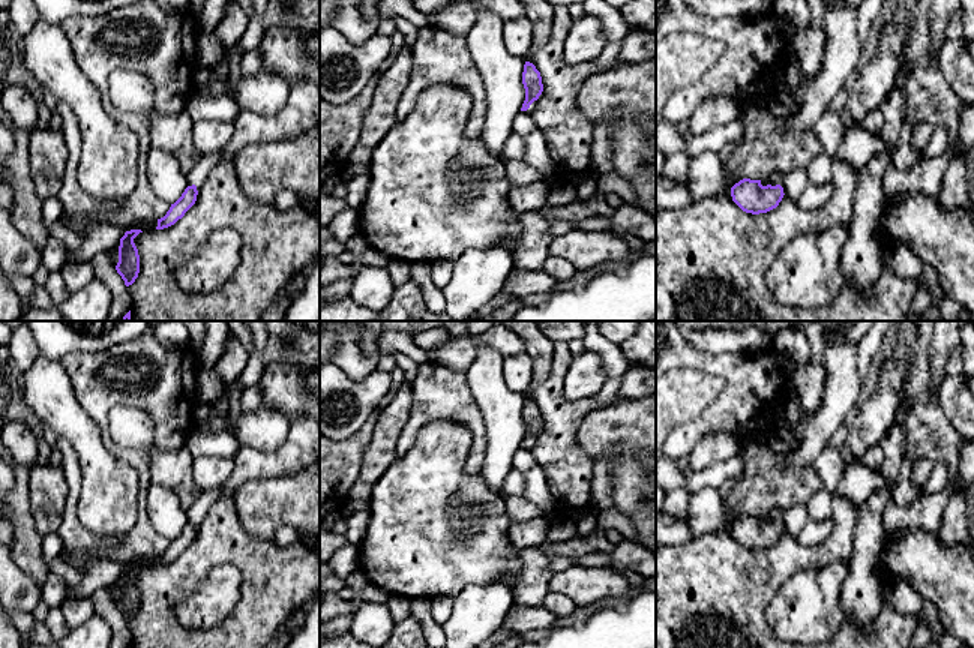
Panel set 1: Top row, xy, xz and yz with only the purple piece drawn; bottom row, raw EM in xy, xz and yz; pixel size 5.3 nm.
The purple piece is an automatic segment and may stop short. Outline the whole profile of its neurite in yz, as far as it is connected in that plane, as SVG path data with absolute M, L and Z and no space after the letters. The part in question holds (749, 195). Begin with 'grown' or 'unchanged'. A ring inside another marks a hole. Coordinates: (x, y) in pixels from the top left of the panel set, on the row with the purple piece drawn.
grown; M782 172L767 176L767 186L761 180L743 178L731 188L732 201L746 213L767 213L779 206L785 195Z

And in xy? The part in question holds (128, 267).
unchanged; M141 230L126 231L120 238L119 246L119 262L116 266L117 273L125 280L125 285L129 286L135 282L140 273L140 255L134 243L134 238L143 232Z

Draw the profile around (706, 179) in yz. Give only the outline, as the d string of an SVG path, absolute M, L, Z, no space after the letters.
M704 152L692 158L687 188L693 204L731 192L717 153Z

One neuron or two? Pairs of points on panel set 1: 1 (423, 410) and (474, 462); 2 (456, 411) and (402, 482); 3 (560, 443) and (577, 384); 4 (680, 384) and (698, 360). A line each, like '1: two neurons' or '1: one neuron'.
1: one neuron
2: two neurons
3: two neurons
4: two neurons

